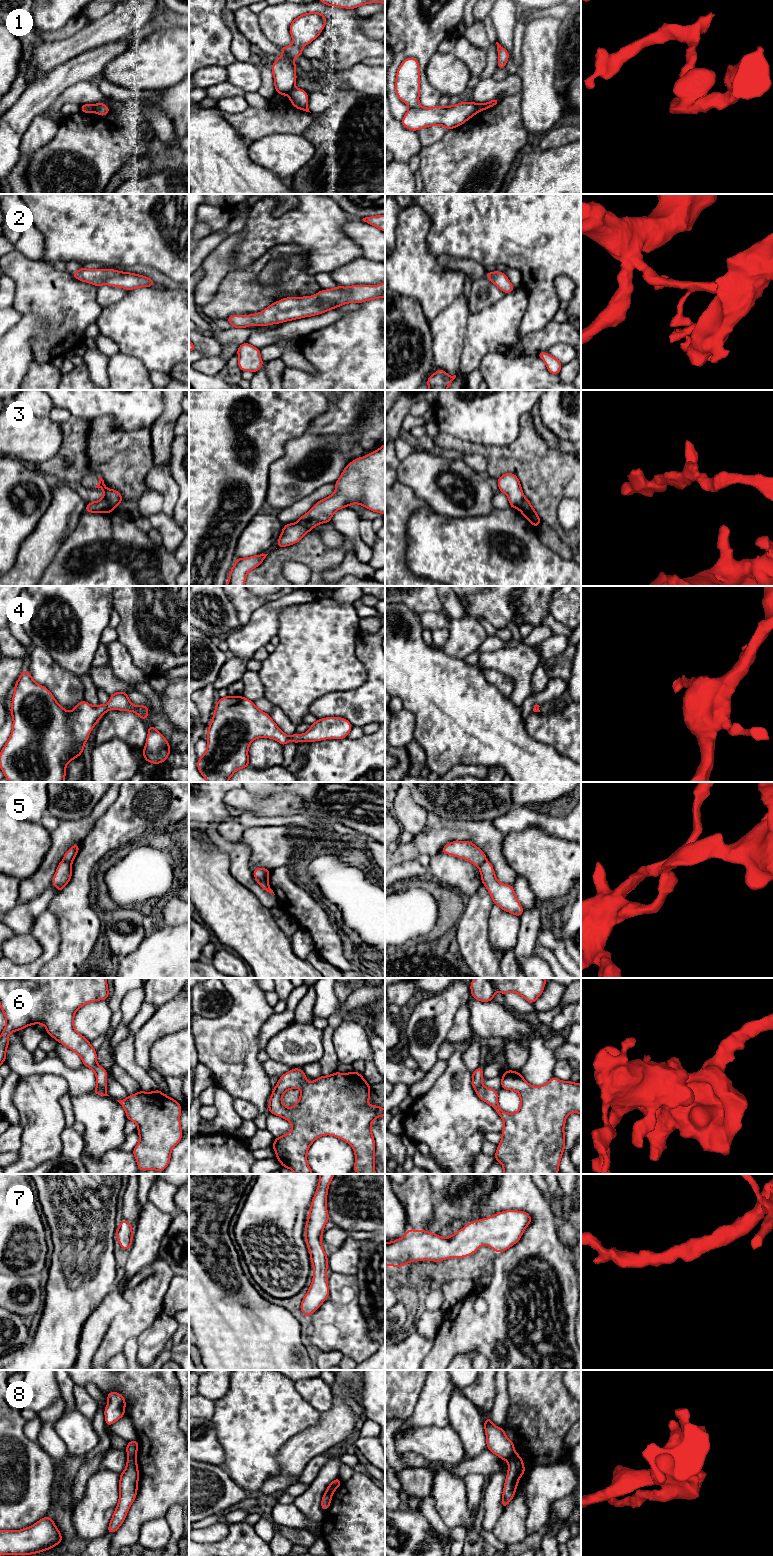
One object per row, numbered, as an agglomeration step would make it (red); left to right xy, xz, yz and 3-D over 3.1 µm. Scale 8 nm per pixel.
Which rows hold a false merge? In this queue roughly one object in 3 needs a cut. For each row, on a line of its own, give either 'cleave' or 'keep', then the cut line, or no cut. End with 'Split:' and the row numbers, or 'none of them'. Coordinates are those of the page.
1: cleave | yz (476, 104), (477, 112)
2: keep | no cut
3: cleave | xy (103, 496), (113, 509)
4: keep | no cut
5: cleave | xz (255, 877), (267, 882)
6: cleave | xy (97, 1086), (105, 1088)
7: keep | no cut
8: cleave | xy (128, 1454), (135, 1457)
Split: 1, 3, 5, 6, 8

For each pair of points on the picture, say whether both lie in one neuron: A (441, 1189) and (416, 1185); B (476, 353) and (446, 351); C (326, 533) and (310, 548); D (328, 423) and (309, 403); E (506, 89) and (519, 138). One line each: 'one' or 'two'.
A: two
B: two
C: two
D: two
E: two

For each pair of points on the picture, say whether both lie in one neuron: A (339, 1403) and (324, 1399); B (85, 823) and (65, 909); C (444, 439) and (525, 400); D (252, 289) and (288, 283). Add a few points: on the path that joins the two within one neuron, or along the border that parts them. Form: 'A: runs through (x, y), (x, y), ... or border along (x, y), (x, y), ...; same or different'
A: border along (334, 1395), (332, 1404), (322, 1413); different
B: border along (94, 824), (80, 844); different
C: border along (440, 431), (474, 443); different
D: runs through (261, 292), (279, 291); same

